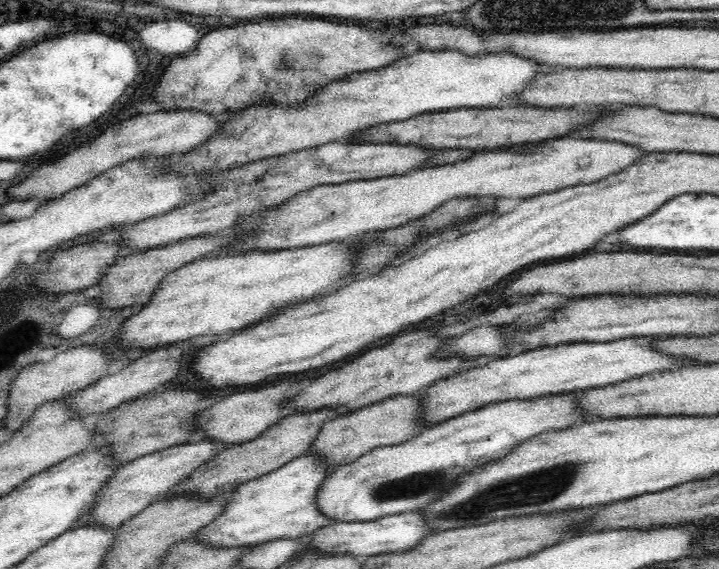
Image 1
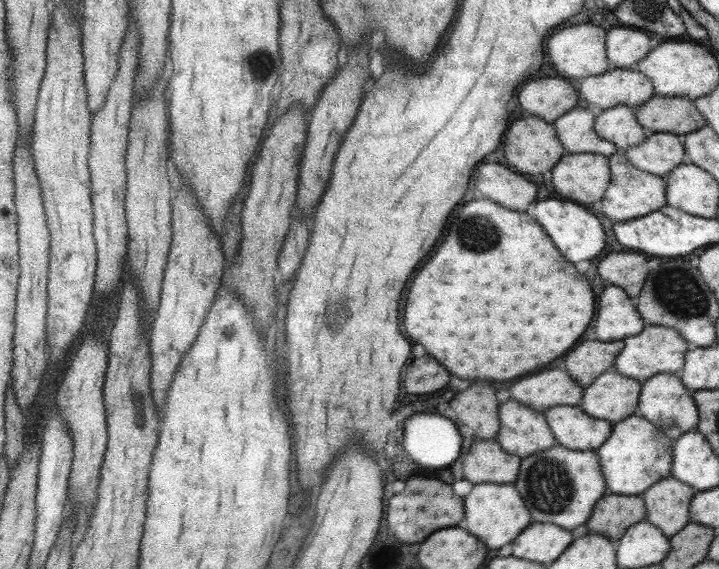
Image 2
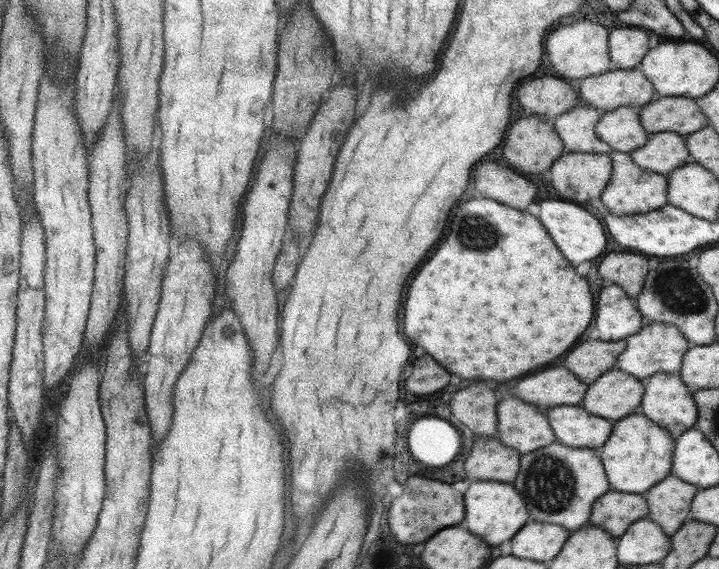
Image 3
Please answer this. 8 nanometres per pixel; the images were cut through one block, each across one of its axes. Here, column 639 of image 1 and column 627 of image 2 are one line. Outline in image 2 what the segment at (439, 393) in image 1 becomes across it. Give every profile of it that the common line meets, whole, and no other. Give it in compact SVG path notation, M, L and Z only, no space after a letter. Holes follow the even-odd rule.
M645 324L639 334L624 338L622 341L624 345L621 347L619 355L615 357L613 368L627 378L634 378L642 382L654 374L678 374L683 368L687 341L681 338L674 328Z

